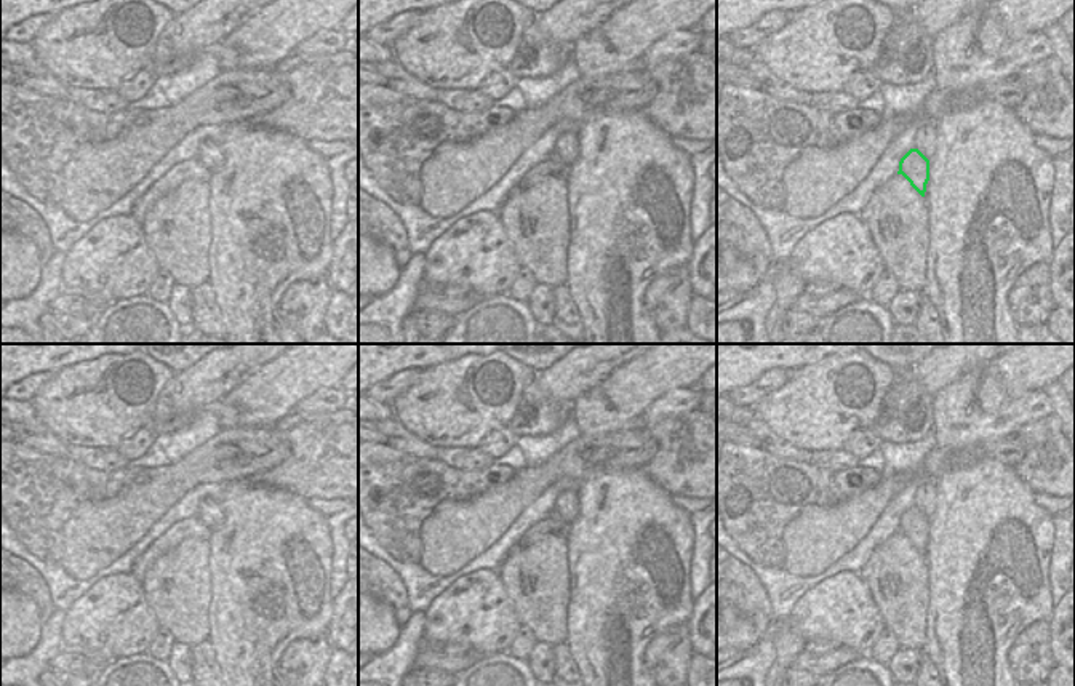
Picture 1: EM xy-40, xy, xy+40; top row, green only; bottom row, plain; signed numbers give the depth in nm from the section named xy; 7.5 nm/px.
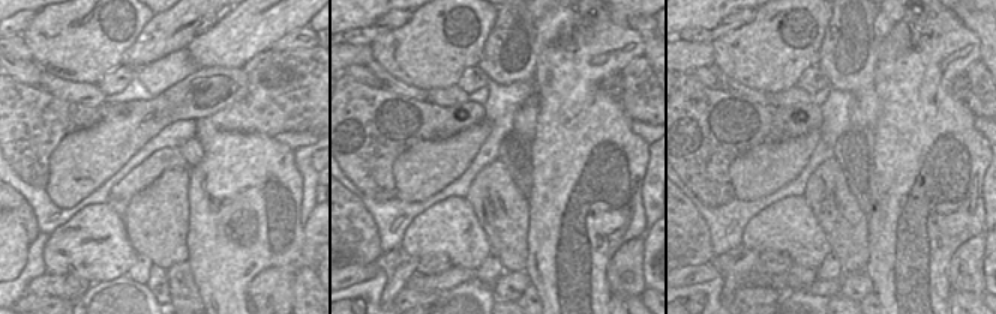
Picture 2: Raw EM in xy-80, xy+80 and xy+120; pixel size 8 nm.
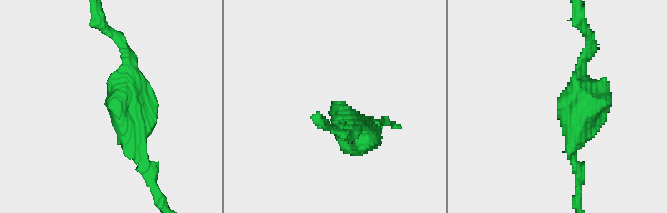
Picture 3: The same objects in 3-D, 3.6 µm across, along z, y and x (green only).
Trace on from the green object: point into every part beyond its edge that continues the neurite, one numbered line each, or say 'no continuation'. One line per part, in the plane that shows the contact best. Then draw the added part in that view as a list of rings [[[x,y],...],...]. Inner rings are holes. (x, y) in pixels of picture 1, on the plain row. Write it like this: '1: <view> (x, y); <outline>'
no continuation

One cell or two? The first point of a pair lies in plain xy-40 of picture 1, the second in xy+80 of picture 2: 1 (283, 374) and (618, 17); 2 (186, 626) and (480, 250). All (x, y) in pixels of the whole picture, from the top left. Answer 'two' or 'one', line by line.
1: one
2: two

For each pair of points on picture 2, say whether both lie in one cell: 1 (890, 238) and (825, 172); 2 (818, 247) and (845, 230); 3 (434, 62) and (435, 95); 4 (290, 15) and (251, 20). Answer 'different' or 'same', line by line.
1: different
2: different
3: different
4: same

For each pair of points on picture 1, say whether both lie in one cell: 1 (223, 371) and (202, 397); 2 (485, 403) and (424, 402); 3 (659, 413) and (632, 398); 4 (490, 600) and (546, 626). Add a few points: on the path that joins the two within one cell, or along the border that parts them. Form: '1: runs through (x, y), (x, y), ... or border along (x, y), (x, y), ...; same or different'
1: runs through (216, 378), (203, 390); same
2: runs through (471, 403), (439, 403); same
3: border along (680, 387), (632, 418), (621, 418), (611, 406); different
4: border along (499, 576), (514, 614), (522, 626); different

